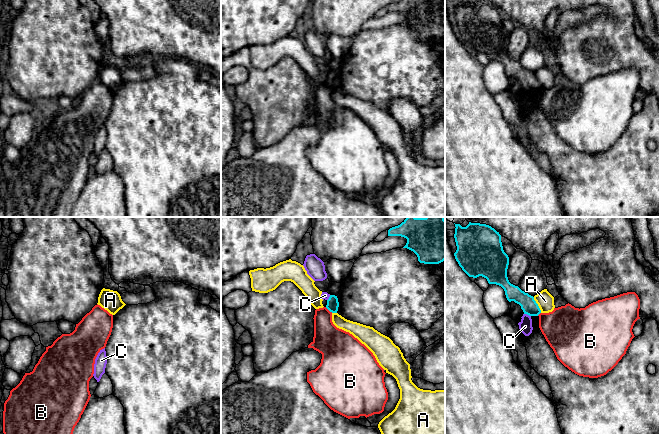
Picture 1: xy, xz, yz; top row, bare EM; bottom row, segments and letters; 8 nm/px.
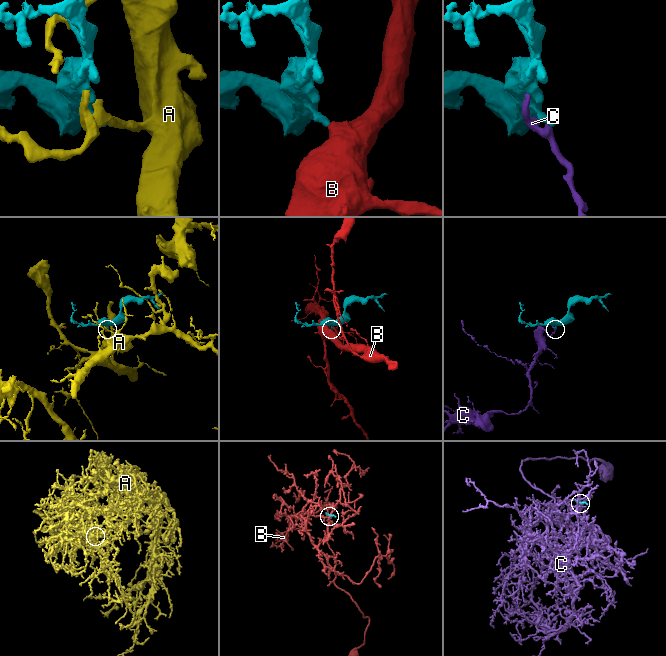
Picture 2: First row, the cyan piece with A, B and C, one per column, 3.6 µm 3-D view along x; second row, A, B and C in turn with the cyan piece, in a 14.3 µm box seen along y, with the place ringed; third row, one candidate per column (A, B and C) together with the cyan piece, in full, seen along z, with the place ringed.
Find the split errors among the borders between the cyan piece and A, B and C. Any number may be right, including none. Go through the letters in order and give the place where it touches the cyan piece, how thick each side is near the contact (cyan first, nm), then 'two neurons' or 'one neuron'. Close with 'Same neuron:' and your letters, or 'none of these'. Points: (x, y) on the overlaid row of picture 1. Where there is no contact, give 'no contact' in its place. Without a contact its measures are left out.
A: yz (537, 305) | 130/140 nm | two neurons
B: xz (329, 310) | 100/240 nm | two neurons
C: yz (527, 314) | 130/110 nm | two neurons
Same neuron: none of these

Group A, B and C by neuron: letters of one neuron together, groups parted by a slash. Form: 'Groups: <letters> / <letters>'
Groups: A / B / C

